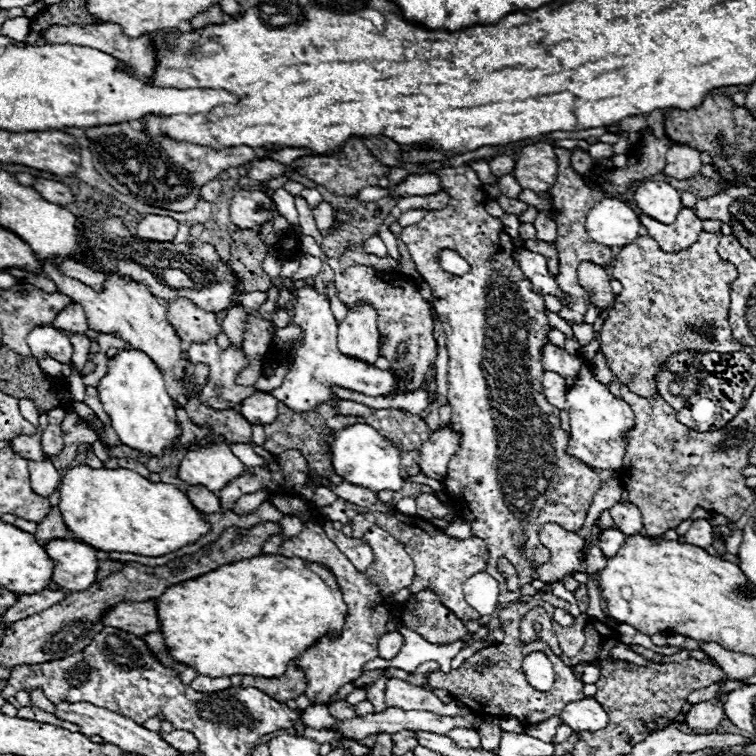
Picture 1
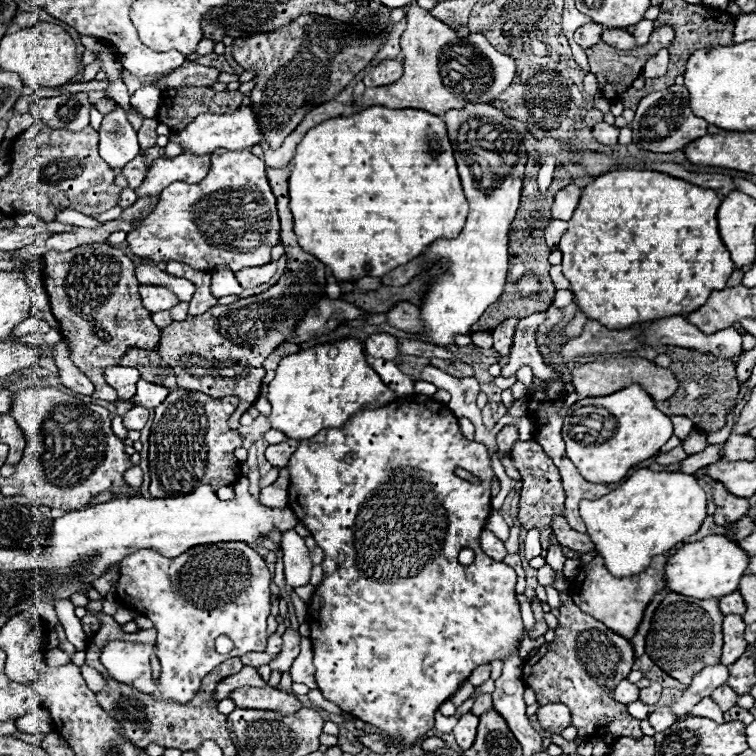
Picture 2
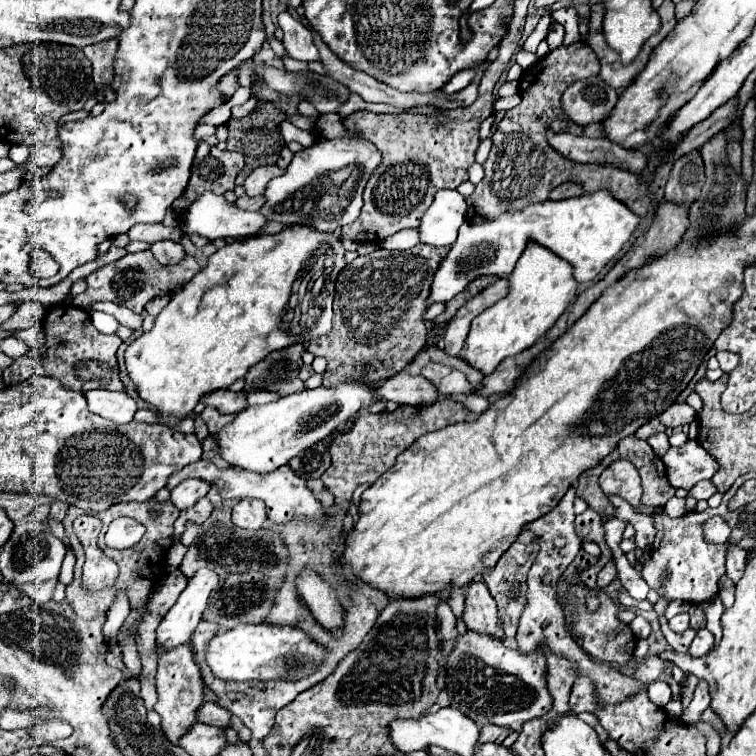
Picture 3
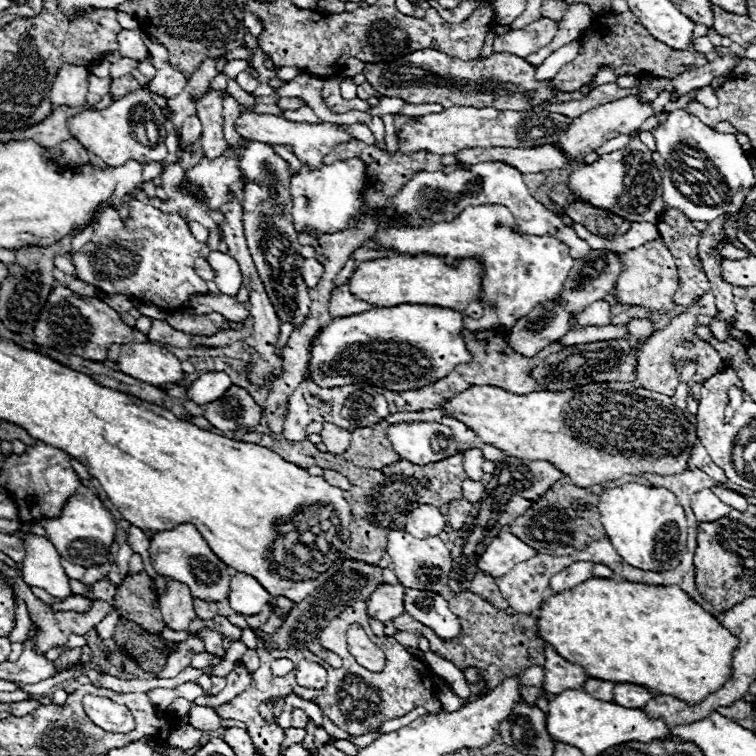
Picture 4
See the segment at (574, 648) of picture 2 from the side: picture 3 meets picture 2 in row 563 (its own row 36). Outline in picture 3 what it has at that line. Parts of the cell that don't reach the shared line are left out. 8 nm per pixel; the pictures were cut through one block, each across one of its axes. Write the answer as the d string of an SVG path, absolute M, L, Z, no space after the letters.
M552 22L550 32L548 32L548 36L546 36L546 42L548 42L550 50L562 46L562 42L564 42L564 26L558 24L558 22Z

